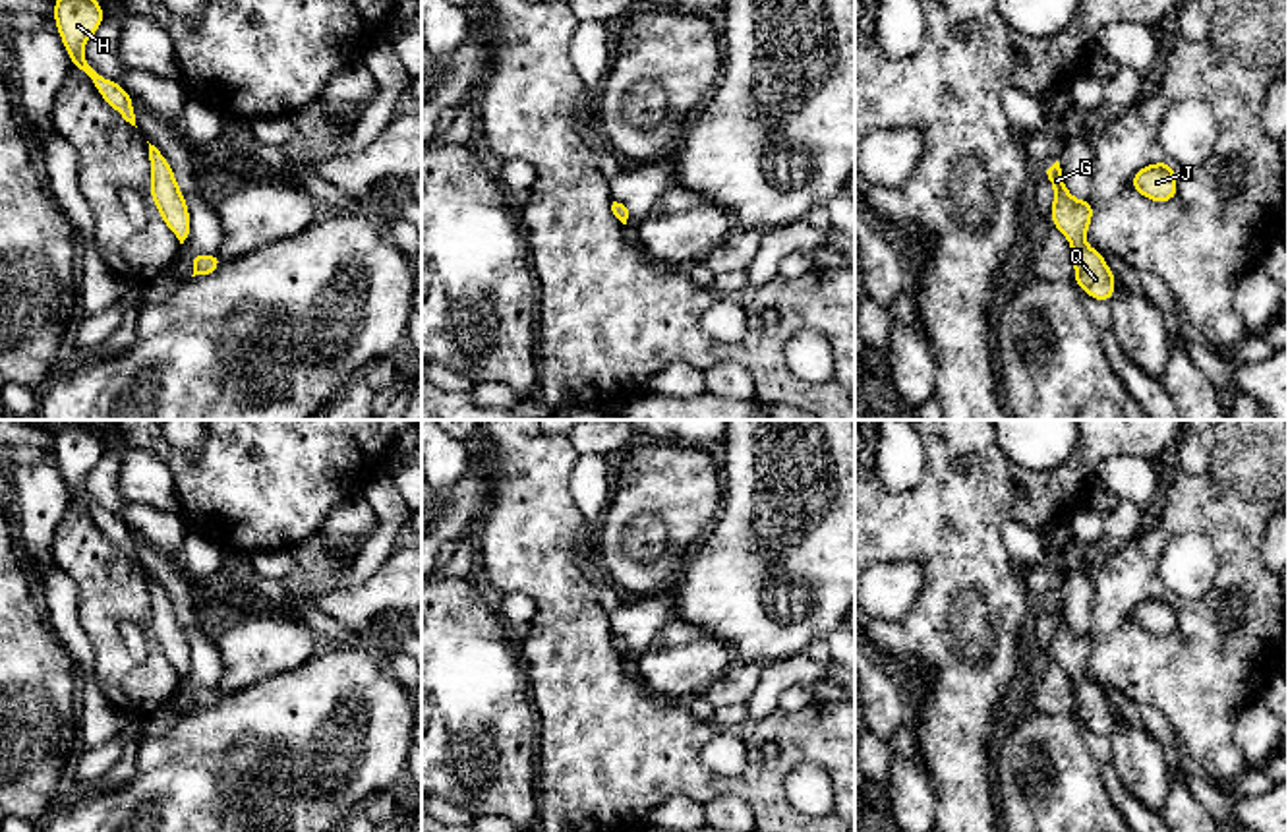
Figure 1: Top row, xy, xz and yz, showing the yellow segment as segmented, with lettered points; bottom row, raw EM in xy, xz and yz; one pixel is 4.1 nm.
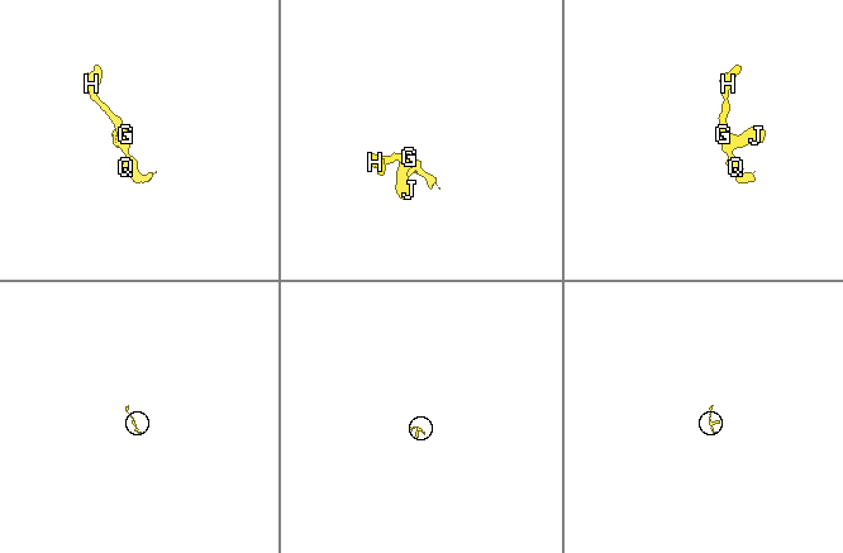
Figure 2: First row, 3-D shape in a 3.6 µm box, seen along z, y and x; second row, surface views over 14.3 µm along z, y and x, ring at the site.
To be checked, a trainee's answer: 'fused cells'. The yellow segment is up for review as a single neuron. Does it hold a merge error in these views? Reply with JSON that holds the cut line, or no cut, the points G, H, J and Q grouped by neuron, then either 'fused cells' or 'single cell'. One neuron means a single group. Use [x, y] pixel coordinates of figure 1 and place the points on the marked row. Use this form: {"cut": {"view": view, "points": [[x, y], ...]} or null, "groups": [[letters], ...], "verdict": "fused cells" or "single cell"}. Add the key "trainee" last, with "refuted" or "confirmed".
{"cut": null, "groups": [["G", "H", "J", "Q"]], "verdict": "single cell", "trainee": "refuted"}

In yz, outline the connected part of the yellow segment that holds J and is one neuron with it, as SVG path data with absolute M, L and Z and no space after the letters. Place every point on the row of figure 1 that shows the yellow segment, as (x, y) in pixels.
M1160 161L1156 164L1145 164L1131 178L1131 188L1156 203L1174 199L1178 195L1178 182L1172 163Z

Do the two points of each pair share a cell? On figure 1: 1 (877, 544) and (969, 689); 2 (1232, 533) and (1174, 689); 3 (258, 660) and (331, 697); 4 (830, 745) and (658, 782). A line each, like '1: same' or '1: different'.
1: same
2: same
3: different
4: same

